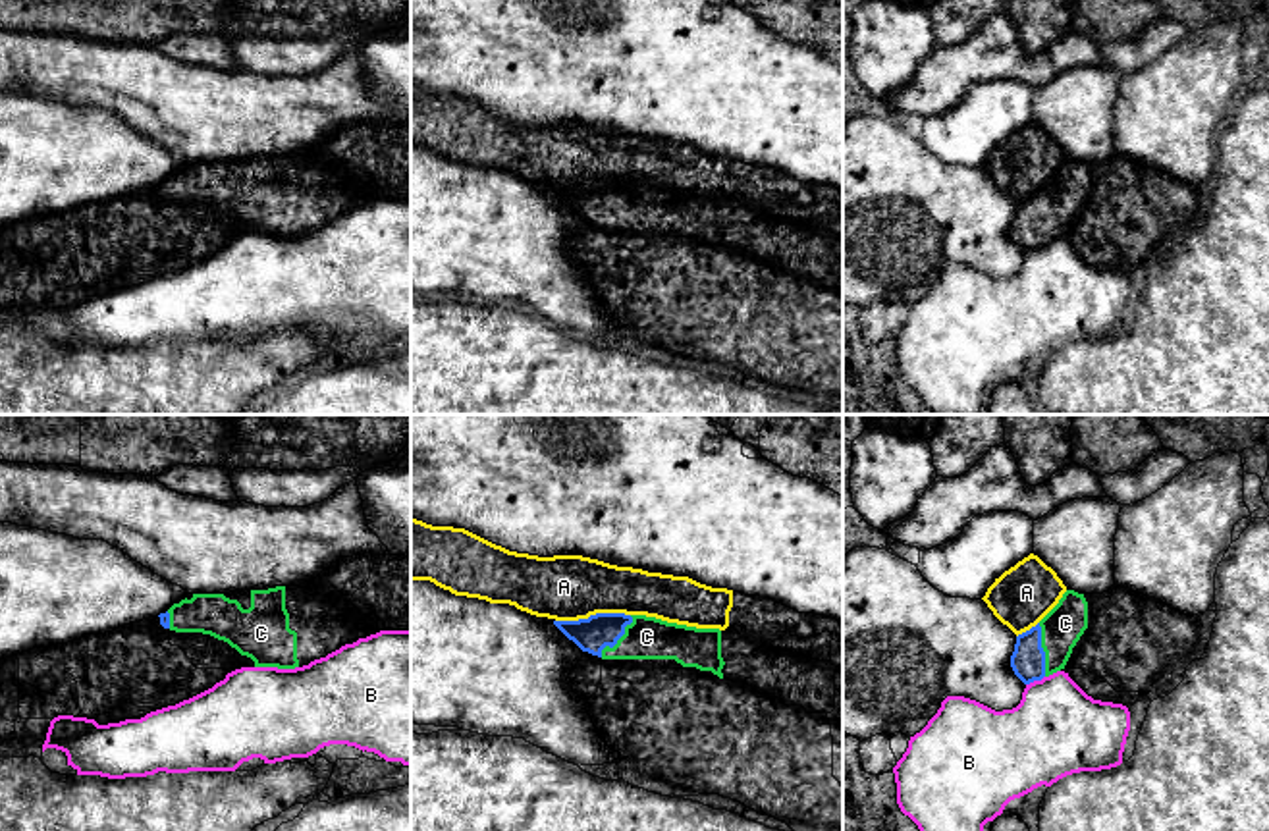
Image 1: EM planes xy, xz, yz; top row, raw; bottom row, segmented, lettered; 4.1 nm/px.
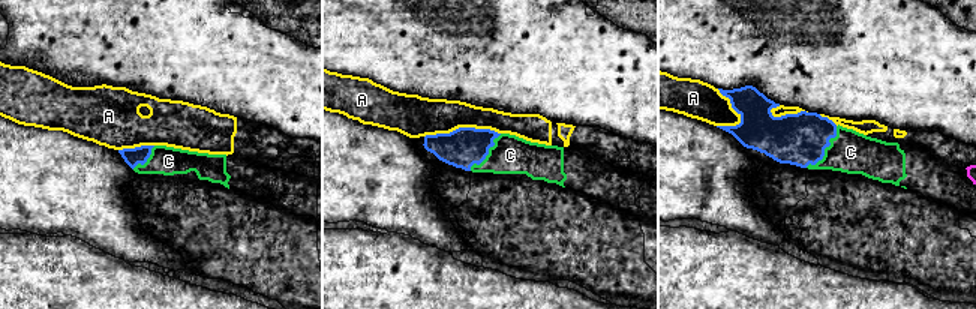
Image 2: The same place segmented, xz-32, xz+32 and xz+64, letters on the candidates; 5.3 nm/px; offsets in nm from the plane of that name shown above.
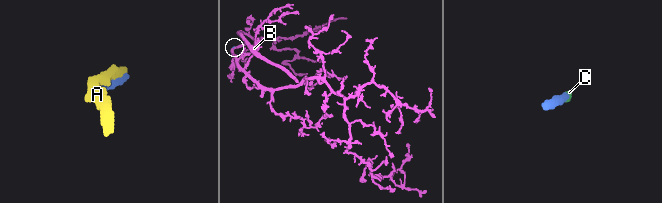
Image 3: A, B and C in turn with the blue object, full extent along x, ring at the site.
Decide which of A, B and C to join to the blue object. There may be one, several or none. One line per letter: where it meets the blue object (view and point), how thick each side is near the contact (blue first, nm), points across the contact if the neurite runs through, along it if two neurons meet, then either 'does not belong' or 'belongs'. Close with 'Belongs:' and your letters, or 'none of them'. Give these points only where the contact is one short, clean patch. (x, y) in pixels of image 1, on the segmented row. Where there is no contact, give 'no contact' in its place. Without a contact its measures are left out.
A: contact xz (593, 616); calibres 150 and 280 nm; does not belong
B: contact yz (1034, 679); calibres 140 and 380 nm; does not belong
C: contact yz (1042, 650); calibres 140 and 170 nm; way yz (1028, 660), (1042, 650), (1065, 623); belongs
Belongs: C

